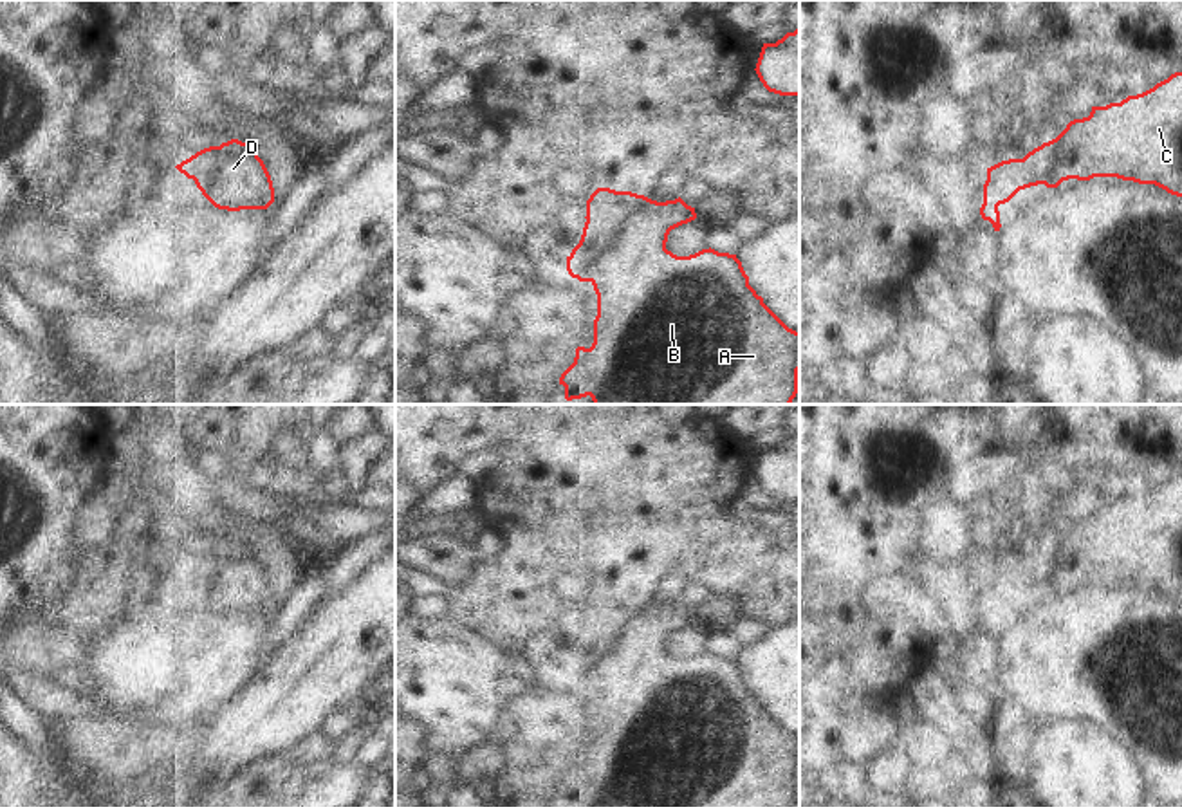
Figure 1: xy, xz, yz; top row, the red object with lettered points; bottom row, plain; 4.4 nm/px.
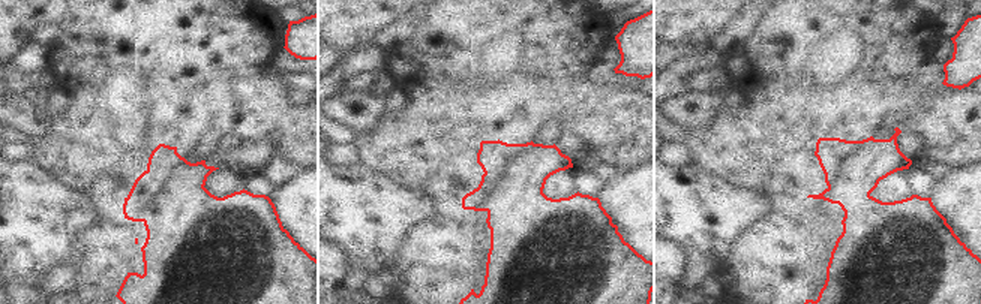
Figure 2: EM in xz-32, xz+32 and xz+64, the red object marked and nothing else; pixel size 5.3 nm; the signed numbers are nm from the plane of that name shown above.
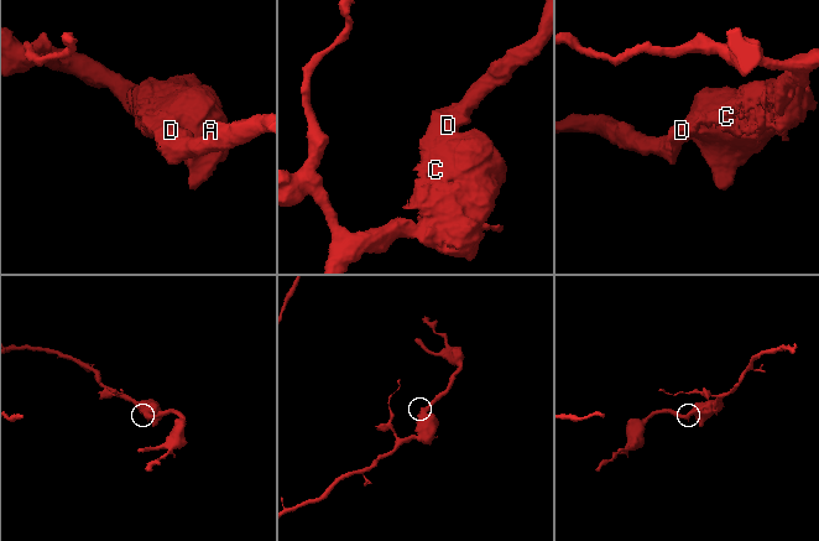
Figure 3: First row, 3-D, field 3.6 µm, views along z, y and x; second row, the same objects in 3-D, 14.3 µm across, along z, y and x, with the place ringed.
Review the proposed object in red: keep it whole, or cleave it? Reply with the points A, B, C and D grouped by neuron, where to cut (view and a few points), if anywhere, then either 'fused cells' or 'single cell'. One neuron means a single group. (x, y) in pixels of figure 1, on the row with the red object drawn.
A B C D; no cut; single cell

